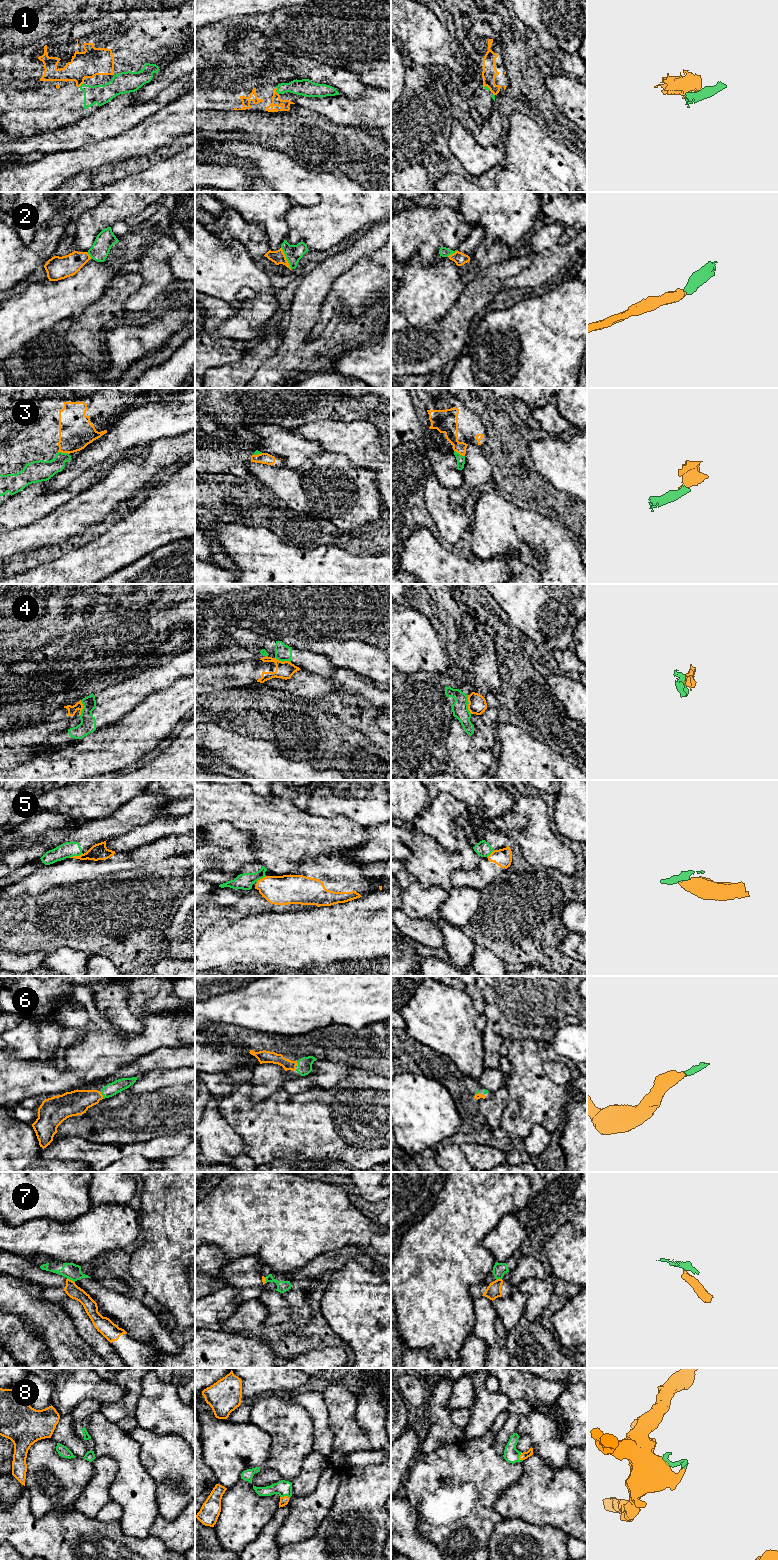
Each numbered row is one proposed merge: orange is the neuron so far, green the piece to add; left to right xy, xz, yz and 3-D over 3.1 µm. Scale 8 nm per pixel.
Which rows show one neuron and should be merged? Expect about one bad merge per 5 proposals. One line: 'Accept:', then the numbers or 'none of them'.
Accept: 1, 2, 3, 6, 8

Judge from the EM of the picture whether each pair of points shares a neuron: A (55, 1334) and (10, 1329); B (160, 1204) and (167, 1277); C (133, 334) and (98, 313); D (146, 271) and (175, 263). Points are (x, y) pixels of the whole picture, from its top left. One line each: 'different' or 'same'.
A: different
B: same
C: different
D: different

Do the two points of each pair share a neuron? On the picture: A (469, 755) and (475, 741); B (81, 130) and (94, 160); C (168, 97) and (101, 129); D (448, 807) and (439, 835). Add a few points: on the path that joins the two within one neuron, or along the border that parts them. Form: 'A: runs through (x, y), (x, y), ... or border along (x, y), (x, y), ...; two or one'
A: border along (469, 736), (469, 742), (476, 749), (489, 750); two
B: border along (110, 138), (64, 150); two
C: runs through (151, 107), (131, 116), (118, 116); one
D: runs through (441, 814), (440, 828); one

